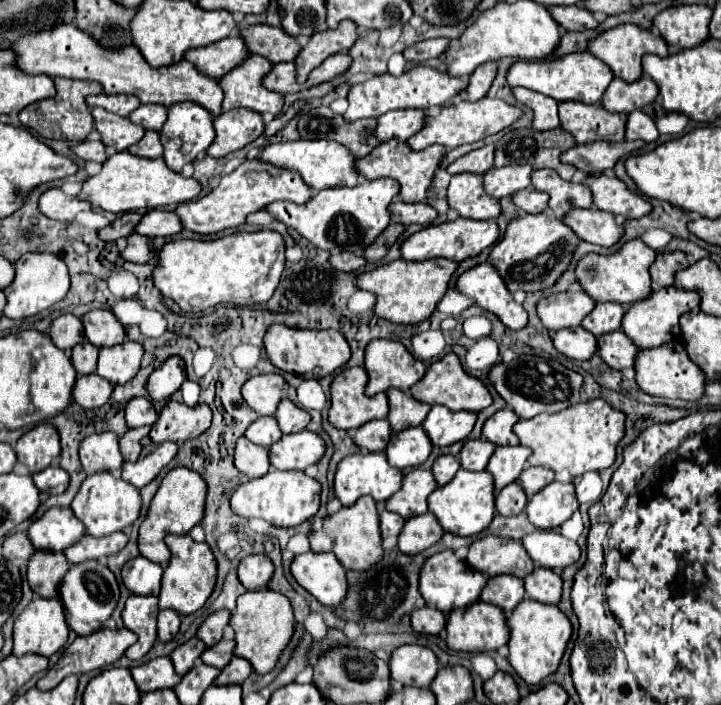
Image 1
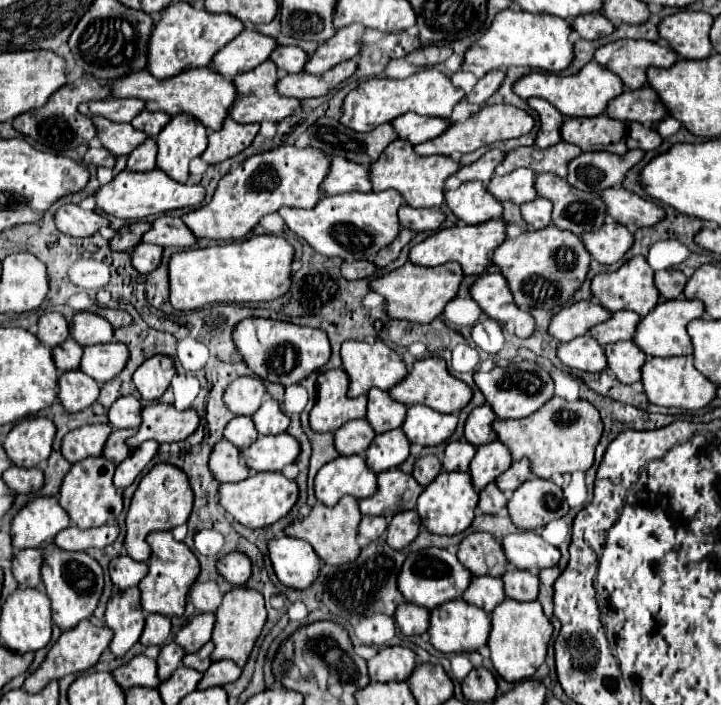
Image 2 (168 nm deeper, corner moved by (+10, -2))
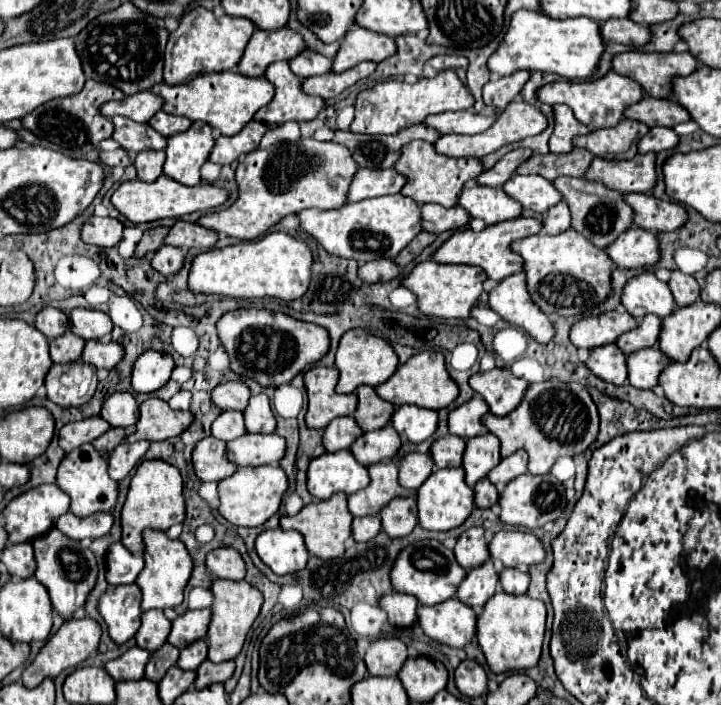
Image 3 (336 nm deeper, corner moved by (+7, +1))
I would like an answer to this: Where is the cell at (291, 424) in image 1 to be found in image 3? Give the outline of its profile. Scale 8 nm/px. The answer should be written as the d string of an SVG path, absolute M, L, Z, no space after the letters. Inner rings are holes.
M257 394L249 398L247 408L243 410L247 432L275 432L275 416L265 394Z

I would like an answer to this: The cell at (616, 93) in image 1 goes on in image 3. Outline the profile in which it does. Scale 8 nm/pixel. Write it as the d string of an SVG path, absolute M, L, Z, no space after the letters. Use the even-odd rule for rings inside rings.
M645 96L641 102L629 106L625 110L625 116L629 120L643 122L649 128L655 128L655 126L673 128L673 126L677 126L681 122L691 120L689 112L679 102L675 102L673 98L657 100L657 98L651 98L651 96Z

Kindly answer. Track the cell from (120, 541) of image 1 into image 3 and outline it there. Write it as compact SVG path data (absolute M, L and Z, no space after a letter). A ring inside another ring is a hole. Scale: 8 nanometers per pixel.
M67 512L63 514L55 526L67 534L69 538L83 540L83 538L101 538L105 536L111 526L113 526L113 516L111 514L91 514L89 518L77 518L75 514Z

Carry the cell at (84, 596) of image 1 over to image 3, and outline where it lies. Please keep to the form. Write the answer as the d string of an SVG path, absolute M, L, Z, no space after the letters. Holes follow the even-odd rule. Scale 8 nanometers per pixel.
M51 528L49 534L41 534L41 538L33 538L33 550L37 558L35 578L47 588L53 608L69 618L77 608L81 608L87 600L87 594L95 586L97 580L97 562L89 548L83 548L79 540L73 540L61 534L57 528Z

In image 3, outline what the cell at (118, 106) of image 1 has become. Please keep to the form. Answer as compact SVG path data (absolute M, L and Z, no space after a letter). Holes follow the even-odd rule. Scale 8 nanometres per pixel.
M141 92L141 94L133 94L133 96L125 96L121 102L107 102L101 108L101 114L111 118L111 116L127 116L135 122L149 122L149 118L153 118L153 114L157 114L163 106L163 98L151 92Z

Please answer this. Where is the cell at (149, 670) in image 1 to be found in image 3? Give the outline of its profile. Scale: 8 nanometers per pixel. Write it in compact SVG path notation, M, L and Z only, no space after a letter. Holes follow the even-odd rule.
M133 646L125 654L121 654L115 660L109 660L105 664L105 670L115 682L123 680L141 680L145 672L145 664L149 662L149 652Z

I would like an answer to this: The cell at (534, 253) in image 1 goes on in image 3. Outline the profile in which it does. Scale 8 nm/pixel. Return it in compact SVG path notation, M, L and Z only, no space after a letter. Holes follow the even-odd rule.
M567 230L557 236L529 236L517 240L513 250L525 260L529 294L545 314L583 316L591 308L605 302L611 294L613 260L605 250L593 246L583 234L577 234L575 230Z

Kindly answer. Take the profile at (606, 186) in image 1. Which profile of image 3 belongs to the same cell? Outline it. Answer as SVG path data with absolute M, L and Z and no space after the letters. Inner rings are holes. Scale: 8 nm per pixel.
M627 194L625 202L635 210L635 226L655 234L679 230L687 222L687 210L675 202L665 202L649 194Z

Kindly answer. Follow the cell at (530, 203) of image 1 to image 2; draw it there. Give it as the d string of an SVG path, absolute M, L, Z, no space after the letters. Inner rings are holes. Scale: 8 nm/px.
M536 197L534 201L528 201L526 205L520 205L522 217L528 225L534 229L542 229L550 223L550 213L552 213L552 203L546 201L544 197Z

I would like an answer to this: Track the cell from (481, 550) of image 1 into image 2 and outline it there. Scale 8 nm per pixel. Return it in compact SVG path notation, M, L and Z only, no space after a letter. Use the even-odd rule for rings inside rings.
M490 533L466 535L458 545L458 561L472 575L502 577L508 567L506 555L502 553L502 545Z

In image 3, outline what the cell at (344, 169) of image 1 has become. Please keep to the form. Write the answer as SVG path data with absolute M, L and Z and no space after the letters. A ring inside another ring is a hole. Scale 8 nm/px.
M361 168L349 190L349 202L359 202L365 198L377 198L385 194L397 194L405 186L405 176L397 170L365 170Z

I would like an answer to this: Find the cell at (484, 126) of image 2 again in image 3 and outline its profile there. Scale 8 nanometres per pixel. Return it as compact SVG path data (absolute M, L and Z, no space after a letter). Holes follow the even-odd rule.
M513 100L497 118L497 122L485 130L483 134L475 134L475 136L461 136L461 134L445 134L441 136L437 142L435 142L435 148L445 154L445 156L455 156L455 158L465 158L465 156L473 156L473 158L483 158L491 152L497 152L499 148L507 146L507 144L513 144L513 142L519 142L519 140L525 140L525 138L531 138L531 136L537 136L541 134L545 128L549 126L545 114L523 102L523 100Z

